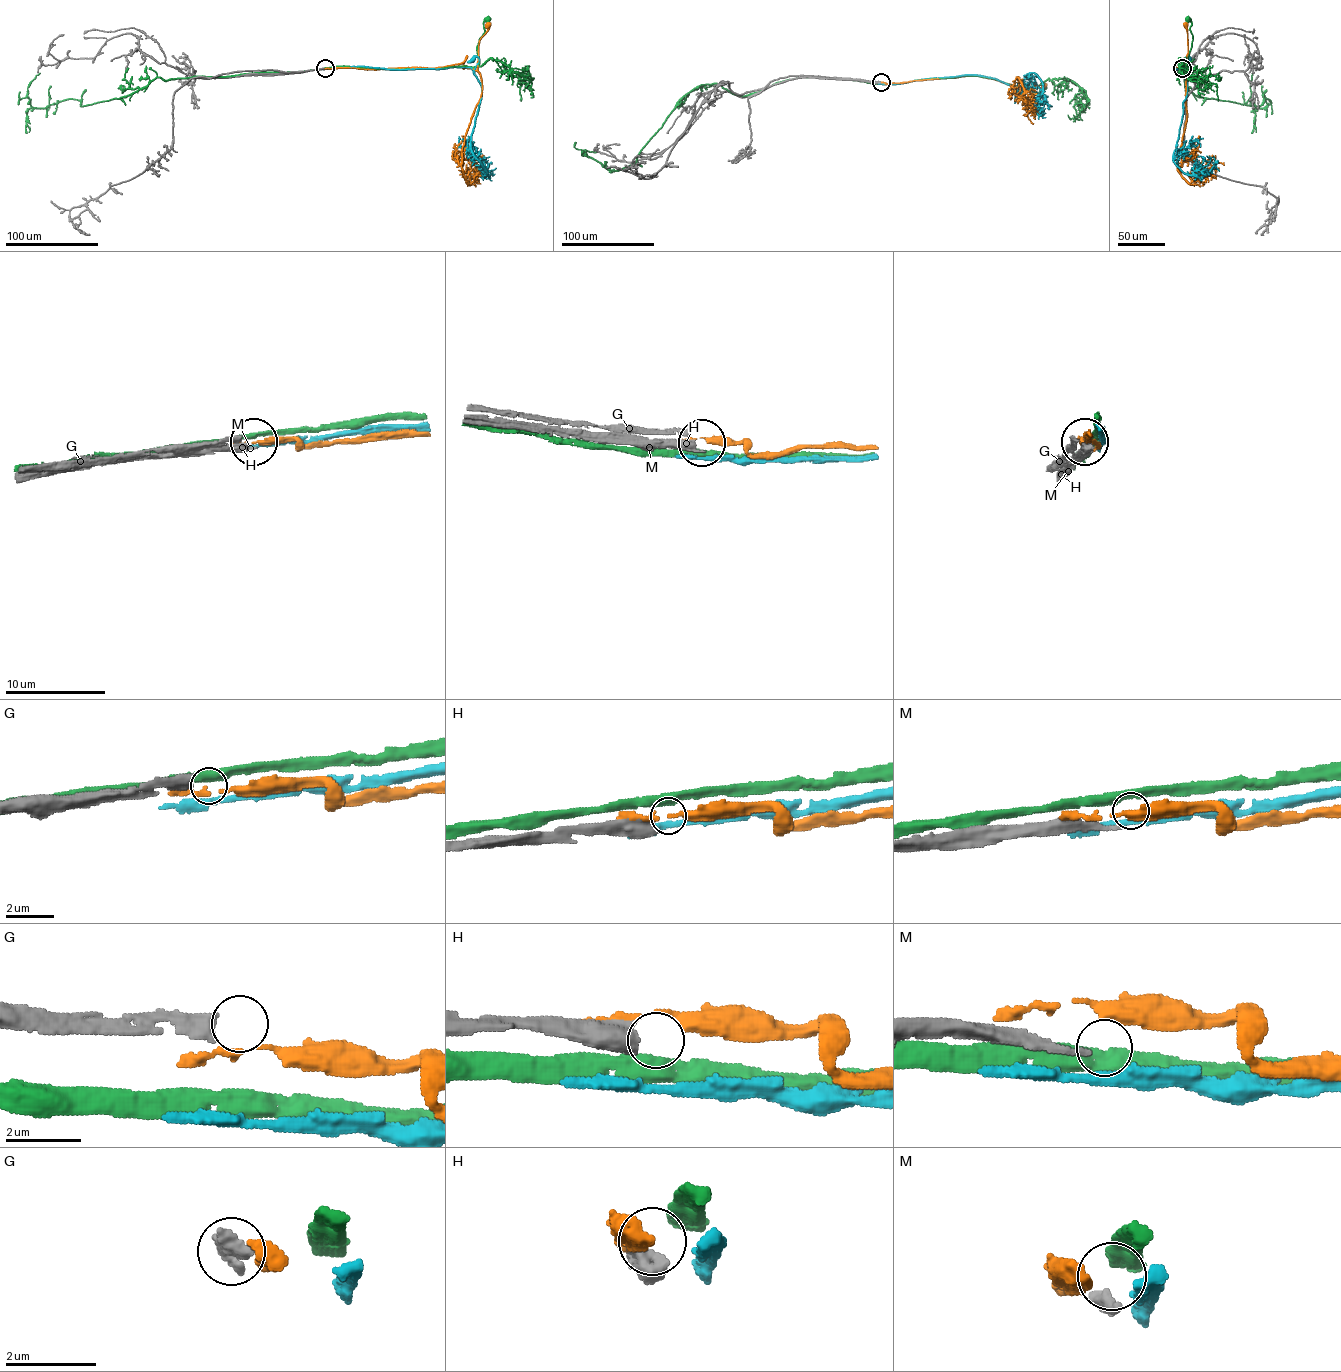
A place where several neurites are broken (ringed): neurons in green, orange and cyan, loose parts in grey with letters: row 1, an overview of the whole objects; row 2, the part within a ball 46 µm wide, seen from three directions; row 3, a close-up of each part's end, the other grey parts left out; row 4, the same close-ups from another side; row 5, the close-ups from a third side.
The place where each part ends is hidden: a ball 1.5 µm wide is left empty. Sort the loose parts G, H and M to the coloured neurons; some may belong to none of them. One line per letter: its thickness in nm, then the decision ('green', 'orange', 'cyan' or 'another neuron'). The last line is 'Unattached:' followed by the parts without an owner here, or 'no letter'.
G: 440 nm | another neuron
H: 500 nm | another neuron
M: 190 nm | another neuron
Unattached: G, H, M

